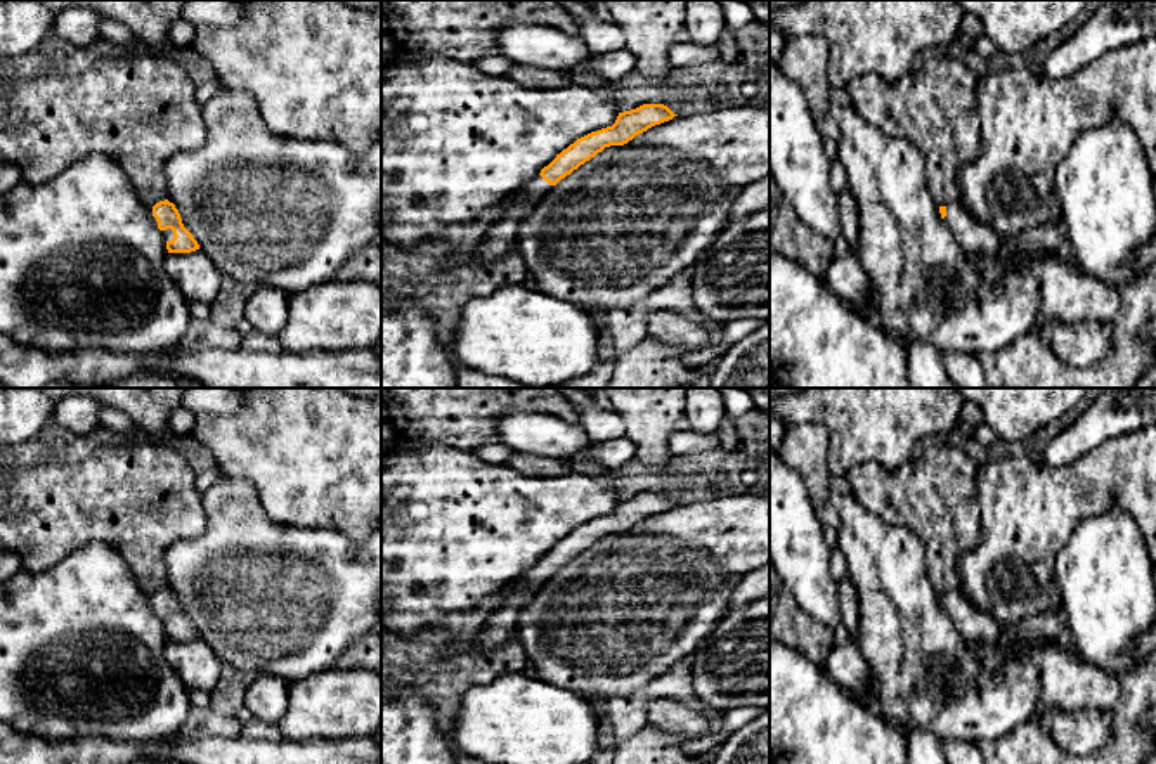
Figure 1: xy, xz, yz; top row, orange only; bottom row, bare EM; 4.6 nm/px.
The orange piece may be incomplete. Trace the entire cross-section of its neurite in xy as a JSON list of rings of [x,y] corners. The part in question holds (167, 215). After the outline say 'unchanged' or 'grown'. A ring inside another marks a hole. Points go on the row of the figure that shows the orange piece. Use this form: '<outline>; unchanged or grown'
[[[168,199],[147,206],[153,223],[166,239],[168,253],[191,253],[199,249],[198,241],[184,227],[179,210]]]; grown

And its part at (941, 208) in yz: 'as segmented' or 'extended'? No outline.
extended

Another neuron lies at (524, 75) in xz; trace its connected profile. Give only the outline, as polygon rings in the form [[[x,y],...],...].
[[[513,64],[504,76],[527,88],[563,88],[574,83],[570,71],[542,69],[527,64]]]

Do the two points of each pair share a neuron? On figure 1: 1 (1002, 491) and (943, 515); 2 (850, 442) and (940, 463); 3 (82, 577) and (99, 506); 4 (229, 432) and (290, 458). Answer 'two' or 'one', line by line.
1: two
2: two
3: two
4: one

